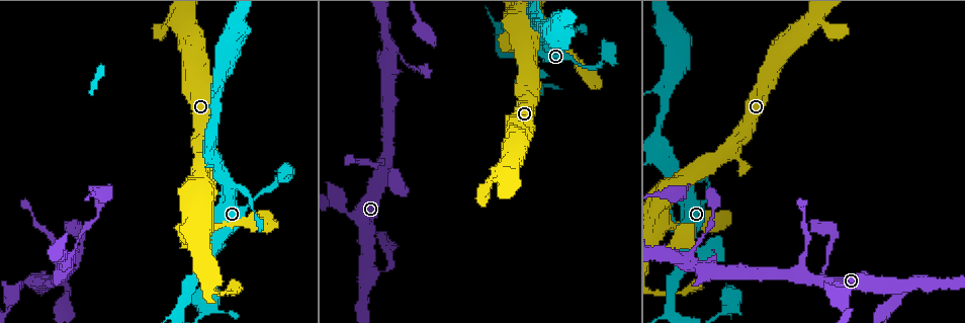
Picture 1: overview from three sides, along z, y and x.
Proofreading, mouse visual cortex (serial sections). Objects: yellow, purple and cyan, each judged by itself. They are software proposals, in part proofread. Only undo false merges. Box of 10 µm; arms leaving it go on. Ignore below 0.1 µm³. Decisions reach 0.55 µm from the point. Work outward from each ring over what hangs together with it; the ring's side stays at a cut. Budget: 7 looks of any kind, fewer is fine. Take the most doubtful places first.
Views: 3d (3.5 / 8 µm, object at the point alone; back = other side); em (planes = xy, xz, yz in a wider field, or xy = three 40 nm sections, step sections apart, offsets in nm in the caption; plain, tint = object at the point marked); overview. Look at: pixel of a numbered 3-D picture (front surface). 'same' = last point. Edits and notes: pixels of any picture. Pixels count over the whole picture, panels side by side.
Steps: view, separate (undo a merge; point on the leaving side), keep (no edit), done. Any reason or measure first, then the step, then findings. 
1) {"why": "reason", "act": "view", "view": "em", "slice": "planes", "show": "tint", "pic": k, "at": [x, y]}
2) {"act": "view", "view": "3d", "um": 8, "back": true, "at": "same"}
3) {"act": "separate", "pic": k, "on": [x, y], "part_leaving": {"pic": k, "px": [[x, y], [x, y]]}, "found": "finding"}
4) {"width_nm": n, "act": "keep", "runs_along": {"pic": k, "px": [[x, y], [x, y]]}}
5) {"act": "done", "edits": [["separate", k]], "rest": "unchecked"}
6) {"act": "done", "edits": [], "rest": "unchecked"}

{"why": "a fork", "act": "view", "view": "3d", "um": 3.5, "pic": 1, "at": [65, 264]}

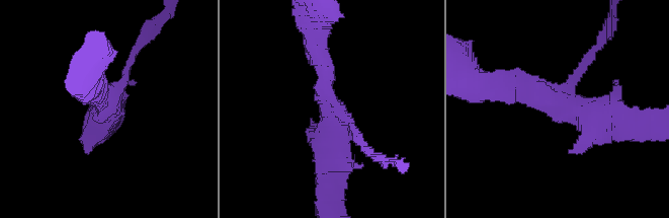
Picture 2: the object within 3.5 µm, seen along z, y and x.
{"act": "view", "view": "em", "slice": "xy", "step": 2, "show": "tint", "pic": 2, "at": [110, 104]}

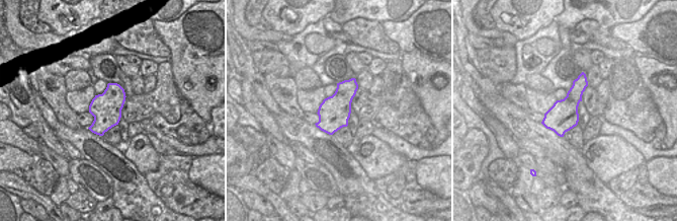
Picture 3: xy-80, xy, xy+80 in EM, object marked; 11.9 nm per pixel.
{"act": "keep", "runs_along": {"pic": 2, "px": [[634, 125], [512, 90]]}, "found": "all the same cell"}

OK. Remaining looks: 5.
{"why": "abrupt turn", "act": "view", "view": "3d", "um": 8, "pic": 1, "at": [714, 246]}

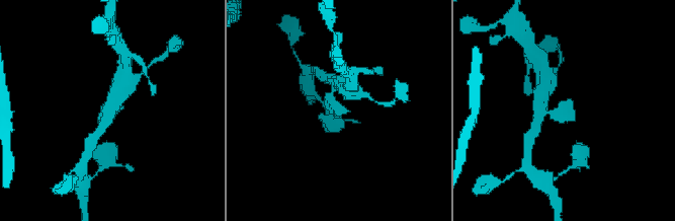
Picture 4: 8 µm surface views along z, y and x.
{"why": "now the EM", "act": "view", "view": "em", "slice": "xy", "step": 5, "show": "tint", "at": "same"}

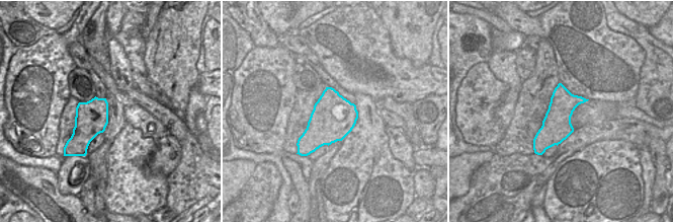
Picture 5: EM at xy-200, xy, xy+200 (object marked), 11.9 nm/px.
{"act": "keep", "runs_along": {"pic": 4, "px": [[539, 109], [564, 107], [574, 121]]}, "found": "continuous, no second cell"}

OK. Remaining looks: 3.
{"why": "three arms meet", "act": "view", "view": "3d", "um": 3.5, "pic": 1, "at": [215, 94]}

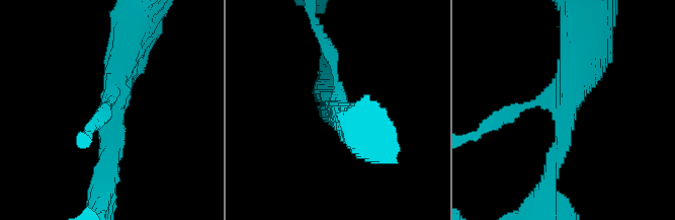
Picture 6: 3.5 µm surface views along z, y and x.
{"arms": 3, "arm_widths_nm": [150, 250, 450], "why": "need the tissue", "act": "view", "view": "em", "slice": "planes", "show": "tint", "pic": 6, "at": [564, 109]}

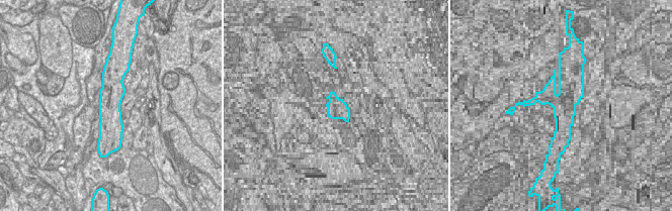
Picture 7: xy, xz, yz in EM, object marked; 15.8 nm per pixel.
{"act": "keep", "runs_along": {"pic": 7, "px": [[106, 74], [110, 80], [112, 138]]}, "found": "continuous, no second cell"}

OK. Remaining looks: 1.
{"act": "done", "edits": [], "rest": "unchecked"}

